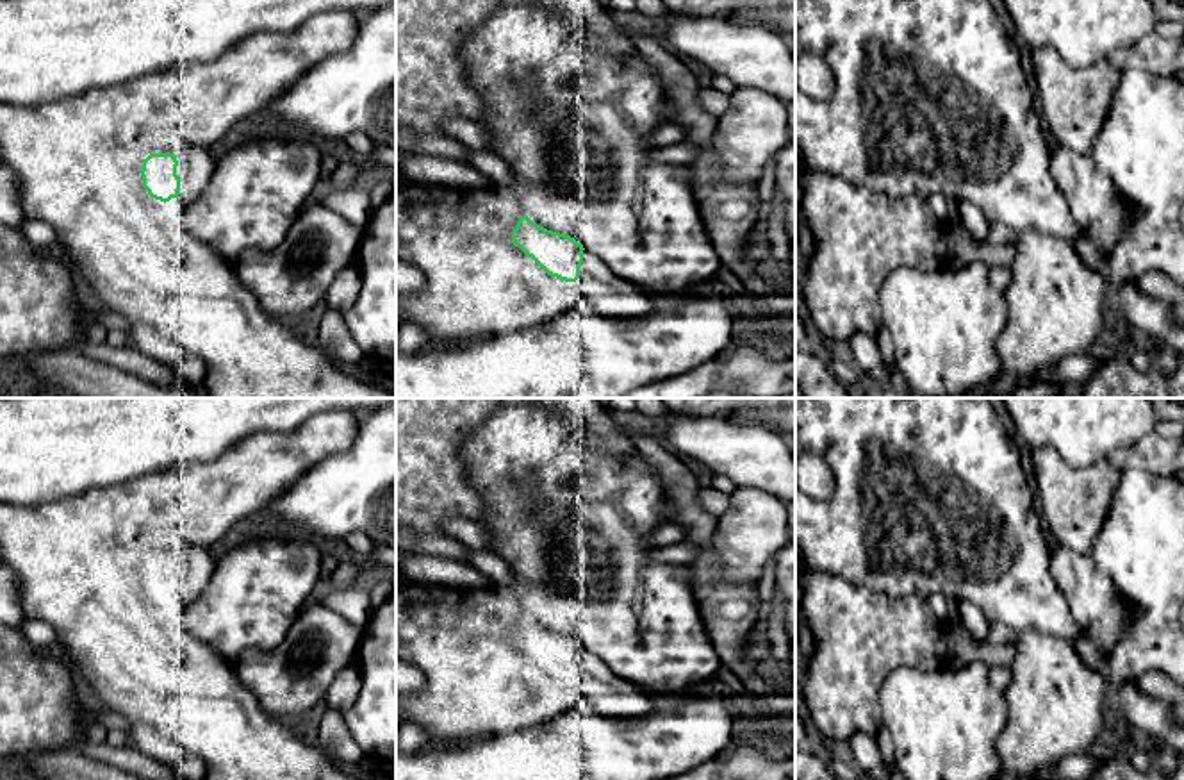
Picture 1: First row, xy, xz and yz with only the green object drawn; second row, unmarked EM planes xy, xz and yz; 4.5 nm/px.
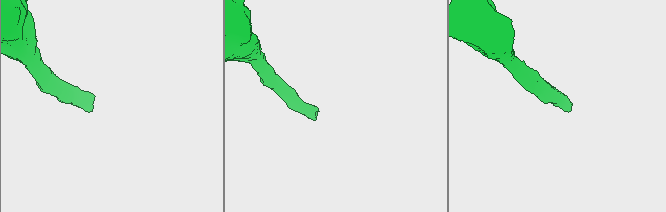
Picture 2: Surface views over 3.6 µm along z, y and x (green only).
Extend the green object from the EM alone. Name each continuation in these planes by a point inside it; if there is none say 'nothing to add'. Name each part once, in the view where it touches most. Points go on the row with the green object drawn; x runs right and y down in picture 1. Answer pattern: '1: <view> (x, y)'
1: xy (195, 166)

